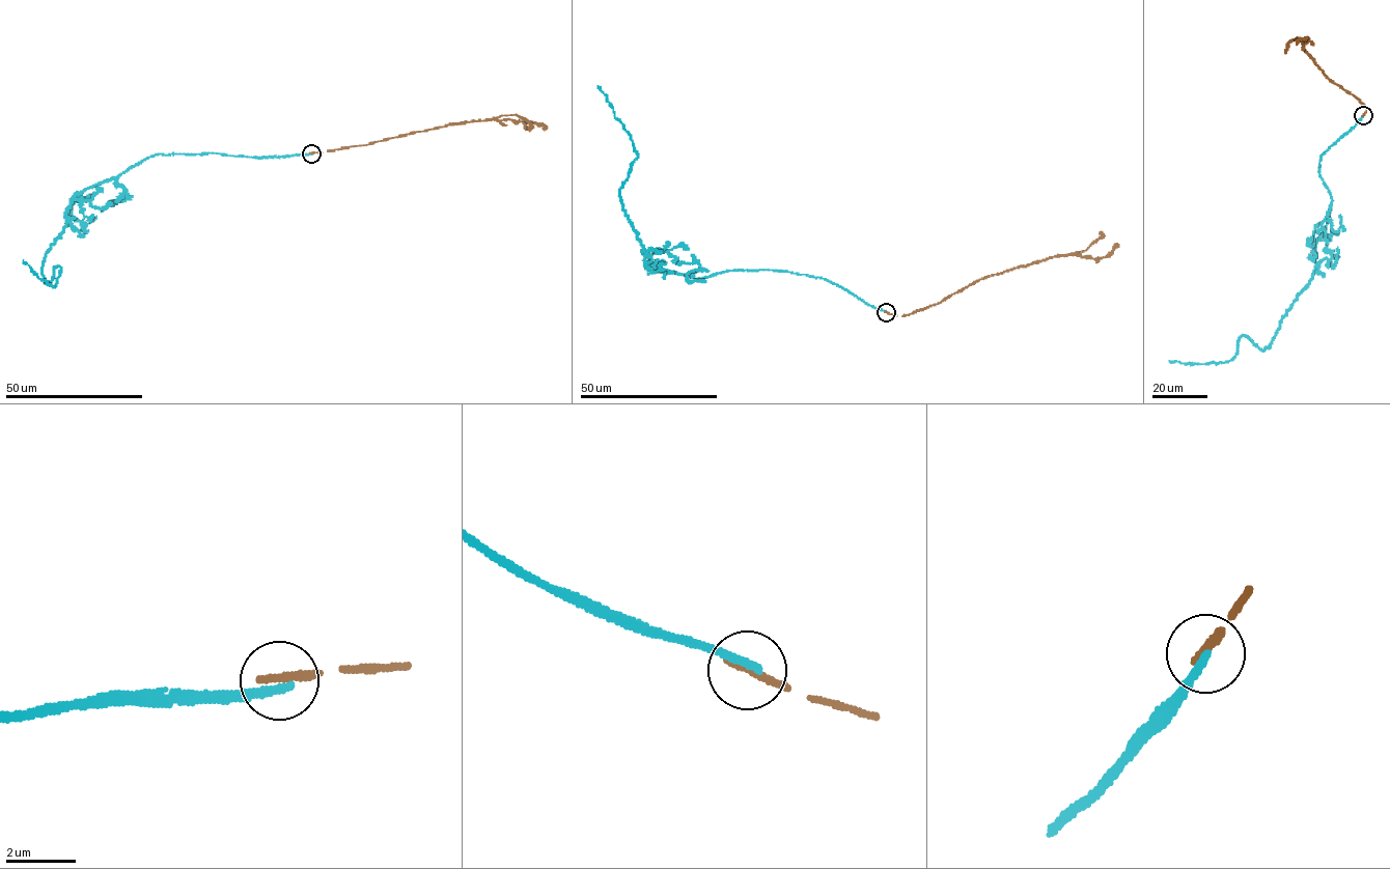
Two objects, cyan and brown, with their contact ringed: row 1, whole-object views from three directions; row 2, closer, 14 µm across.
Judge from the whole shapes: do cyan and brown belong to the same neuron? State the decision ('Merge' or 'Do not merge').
Do not merge

